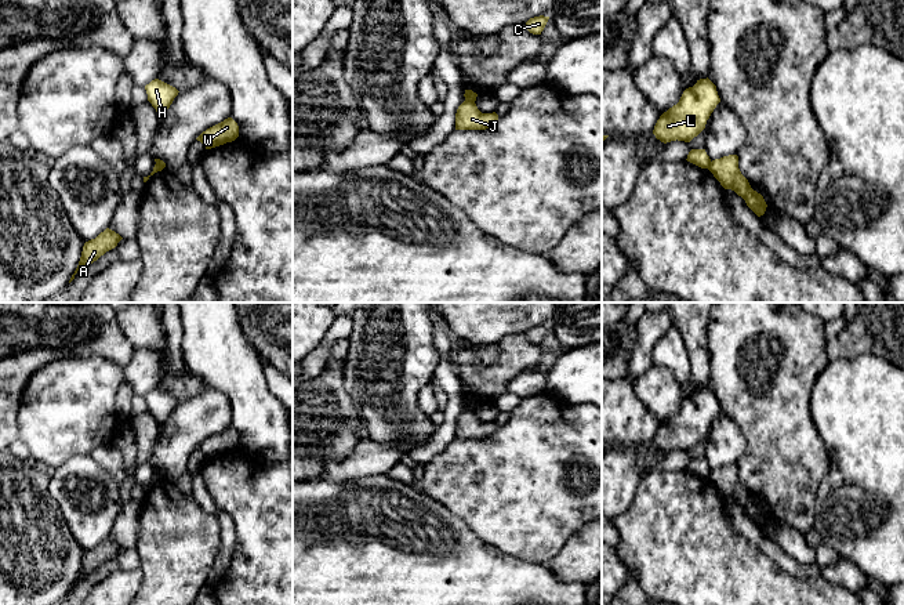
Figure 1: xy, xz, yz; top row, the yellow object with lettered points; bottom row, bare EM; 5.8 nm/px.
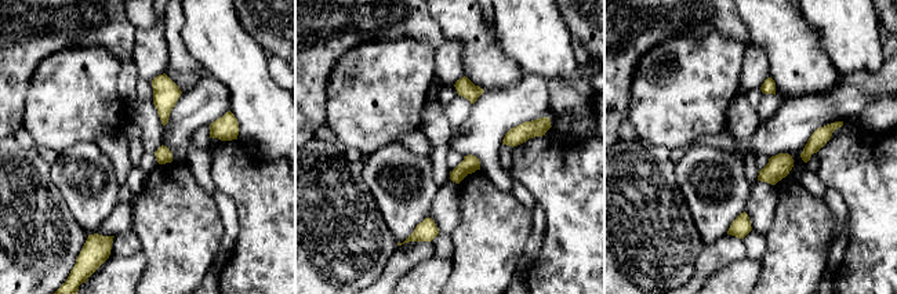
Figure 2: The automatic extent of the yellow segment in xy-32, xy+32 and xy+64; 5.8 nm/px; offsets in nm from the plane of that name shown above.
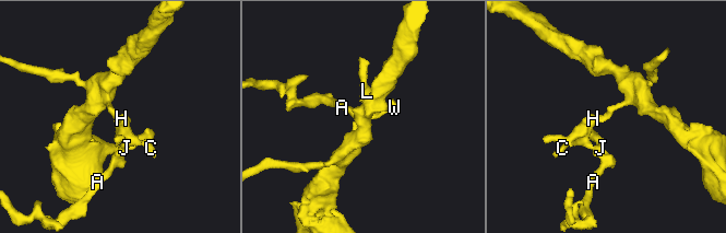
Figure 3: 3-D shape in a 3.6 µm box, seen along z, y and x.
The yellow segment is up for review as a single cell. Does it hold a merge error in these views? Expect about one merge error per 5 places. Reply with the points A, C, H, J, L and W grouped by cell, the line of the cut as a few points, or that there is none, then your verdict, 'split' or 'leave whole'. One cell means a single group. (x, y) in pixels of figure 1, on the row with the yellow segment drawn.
groups A J W / C H L; cut xz (465, 98), (474, 102); split

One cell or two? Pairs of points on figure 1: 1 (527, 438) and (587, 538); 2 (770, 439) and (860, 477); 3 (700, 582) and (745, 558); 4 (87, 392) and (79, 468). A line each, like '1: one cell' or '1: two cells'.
1: two cells
2: two cells
3: one cell
4: two cells

